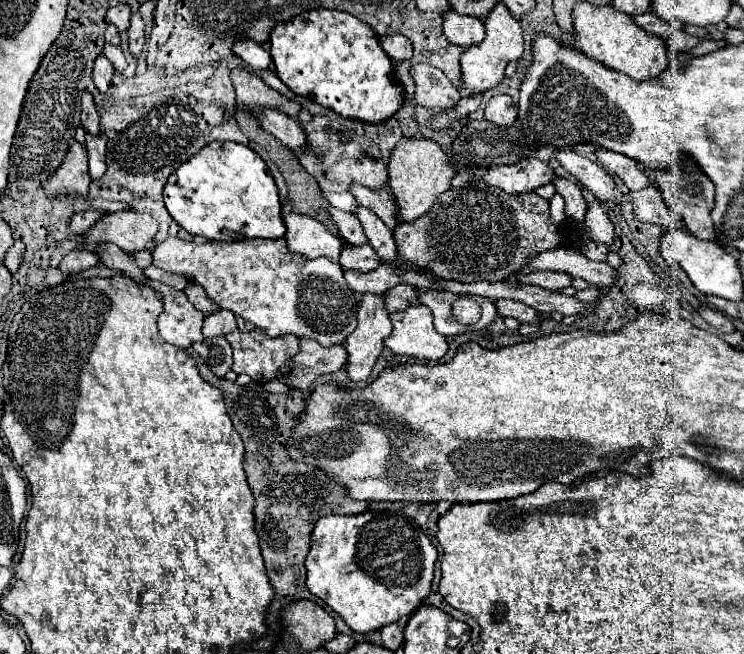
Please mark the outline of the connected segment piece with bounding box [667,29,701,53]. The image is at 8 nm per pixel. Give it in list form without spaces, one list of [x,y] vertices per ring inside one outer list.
[[[673,29],[673,35],[667,39],[667,43],[671,45],[671,47],[675,47],[677,51],[691,51],[695,45],[699,45],[701,43],[701,39],[697,39],[697,37],[693,37],[693,35],[687,35],[685,31],[675,31]]]

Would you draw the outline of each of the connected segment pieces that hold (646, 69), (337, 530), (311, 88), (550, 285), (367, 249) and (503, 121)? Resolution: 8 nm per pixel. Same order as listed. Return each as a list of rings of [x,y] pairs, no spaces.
[[[579,1],[573,7],[573,29],[575,29],[575,47],[581,49],[591,59],[605,63],[607,67],[629,75],[635,81],[645,81],[657,77],[667,65],[667,47],[661,37],[655,37],[643,31],[633,17],[615,11],[611,5],[593,5]]]
[[[385,509],[385,511],[365,511],[365,513],[359,513],[359,515],[327,515],[327,517],[321,517],[313,531],[311,531],[311,549],[309,549],[309,555],[305,559],[305,569],[307,569],[307,589],[319,597],[321,601],[325,601],[335,613],[341,615],[341,619],[357,633],[369,633],[369,631],[375,631],[375,629],[381,629],[383,625],[389,625],[393,621],[399,621],[403,615],[411,615],[425,599],[427,595],[431,593],[431,579],[433,579],[433,567],[435,567],[435,561],[437,561],[437,547],[429,541],[429,537],[425,535],[425,531],[411,519],[407,517],[403,511],[391,511],[391,509]]]
[[[315,9],[299,13],[297,17],[293,17],[293,21],[287,21],[287,25],[273,27],[269,45],[275,63],[275,73],[293,93],[309,97],[347,119],[381,123],[389,119],[403,103],[403,89],[395,83],[391,59],[381,49],[379,37],[373,33],[369,25],[365,25],[363,21],[359,21],[349,13],[331,9]]]
[[[535,271],[535,273],[527,273],[527,275],[519,275],[519,281],[527,283],[527,285],[545,287],[549,291],[561,291],[561,289],[571,285],[569,275],[555,273],[555,271]]]
[[[343,245],[341,249],[341,257],[339,257],[339,265],[343,267],[343,271],[361,271],[361,273],[369,273],[373,269],[377,269],[377,265],[381,263],[379,255],[371,249],[371,245]]]
[[[495,95],[485,105],[485,119],[499,127],[511,127],[517,119],[517,107],[509,95]]]

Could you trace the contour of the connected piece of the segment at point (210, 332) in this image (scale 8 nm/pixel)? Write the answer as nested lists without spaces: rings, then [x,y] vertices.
[[[219,309],[217,313],[211,313],[205,317],[205,323],[203,323],[203,335],[205,337],[217,337],[217,335],[227,335],[231,331],[237,329],[237,323],[235,323],[235,315],[231,311],[225,311],[225,309]]]

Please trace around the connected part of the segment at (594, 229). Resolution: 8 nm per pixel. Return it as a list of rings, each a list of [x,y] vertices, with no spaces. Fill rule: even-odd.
[[[589,203],[587,215],[585,215],[585,227],[587,233],[591,237],[591,241],[603,243],[603,245],[611,245],[613,243],[613,223],[609,221],[609,217],[605,215],[605,211],[601,209],[599,203]]]

